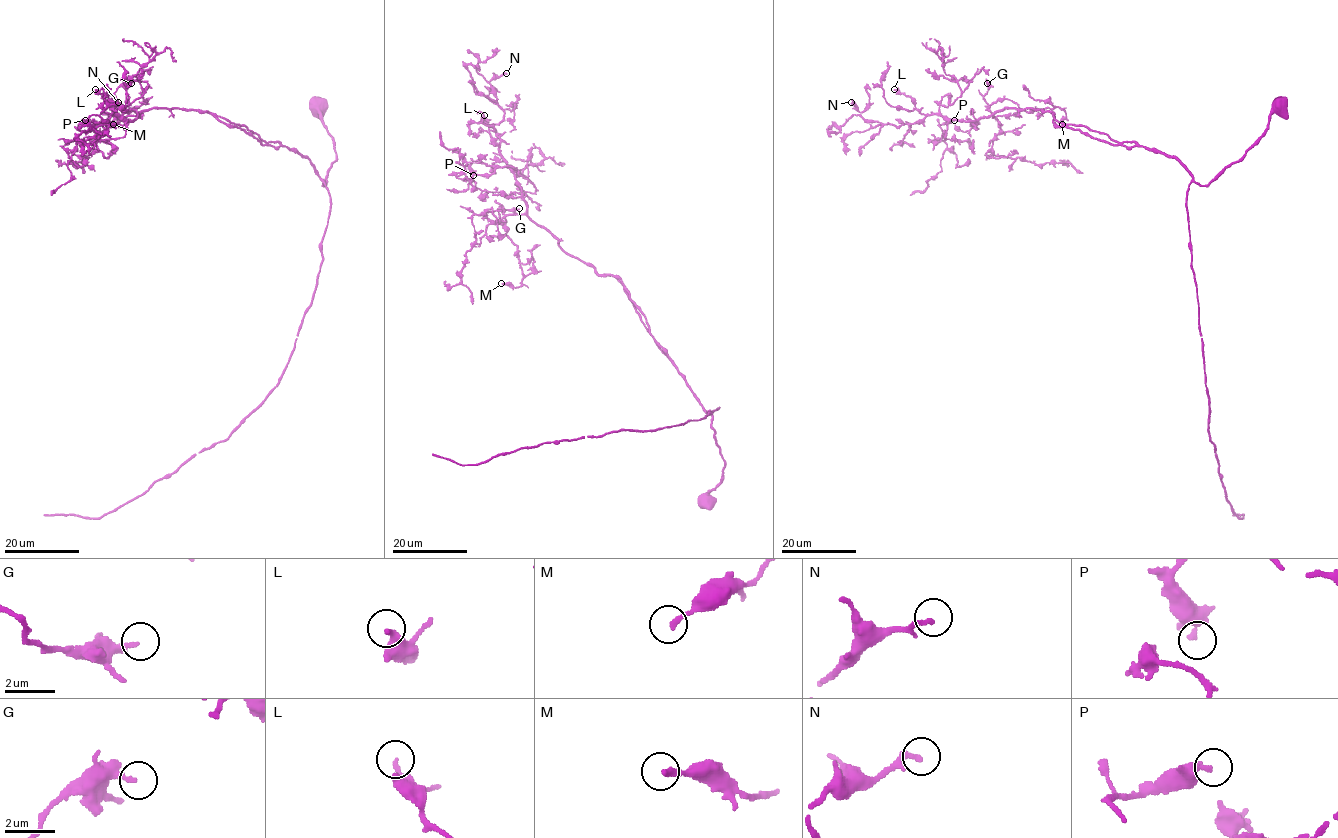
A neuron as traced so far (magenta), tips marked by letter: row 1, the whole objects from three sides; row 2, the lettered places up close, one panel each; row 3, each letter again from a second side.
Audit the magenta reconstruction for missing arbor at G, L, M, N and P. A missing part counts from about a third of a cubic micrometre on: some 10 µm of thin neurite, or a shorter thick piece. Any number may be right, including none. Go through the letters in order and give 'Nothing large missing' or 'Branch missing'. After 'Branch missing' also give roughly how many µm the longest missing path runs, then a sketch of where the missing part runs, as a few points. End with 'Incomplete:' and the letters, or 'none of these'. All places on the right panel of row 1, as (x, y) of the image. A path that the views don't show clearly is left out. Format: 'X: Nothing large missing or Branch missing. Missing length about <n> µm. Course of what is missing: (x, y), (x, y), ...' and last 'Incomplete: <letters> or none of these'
G: Nothing large missing
L: Nothing large missing
M: Nothing large missing
N: Nothing large missing
P: Nothing large missing
Incomplete: none of these

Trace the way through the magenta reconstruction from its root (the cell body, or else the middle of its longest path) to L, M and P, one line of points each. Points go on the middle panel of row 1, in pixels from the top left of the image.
L: (706, 502), (724, 468), (712, 416), (650, 333), (627, 289), (568, 255), (527, 215), (515, 171), (484, 115)
M: (706, 502), (724, 468), (712, 416), (627, 289), (526, 215), (499, 211), (523, 276), (501, 283)
P: (706, 502), (724, 468), (712, 416), (627, 289), (568, 255), (527, 215), (512, 166), (474, 160), (473, 175)

